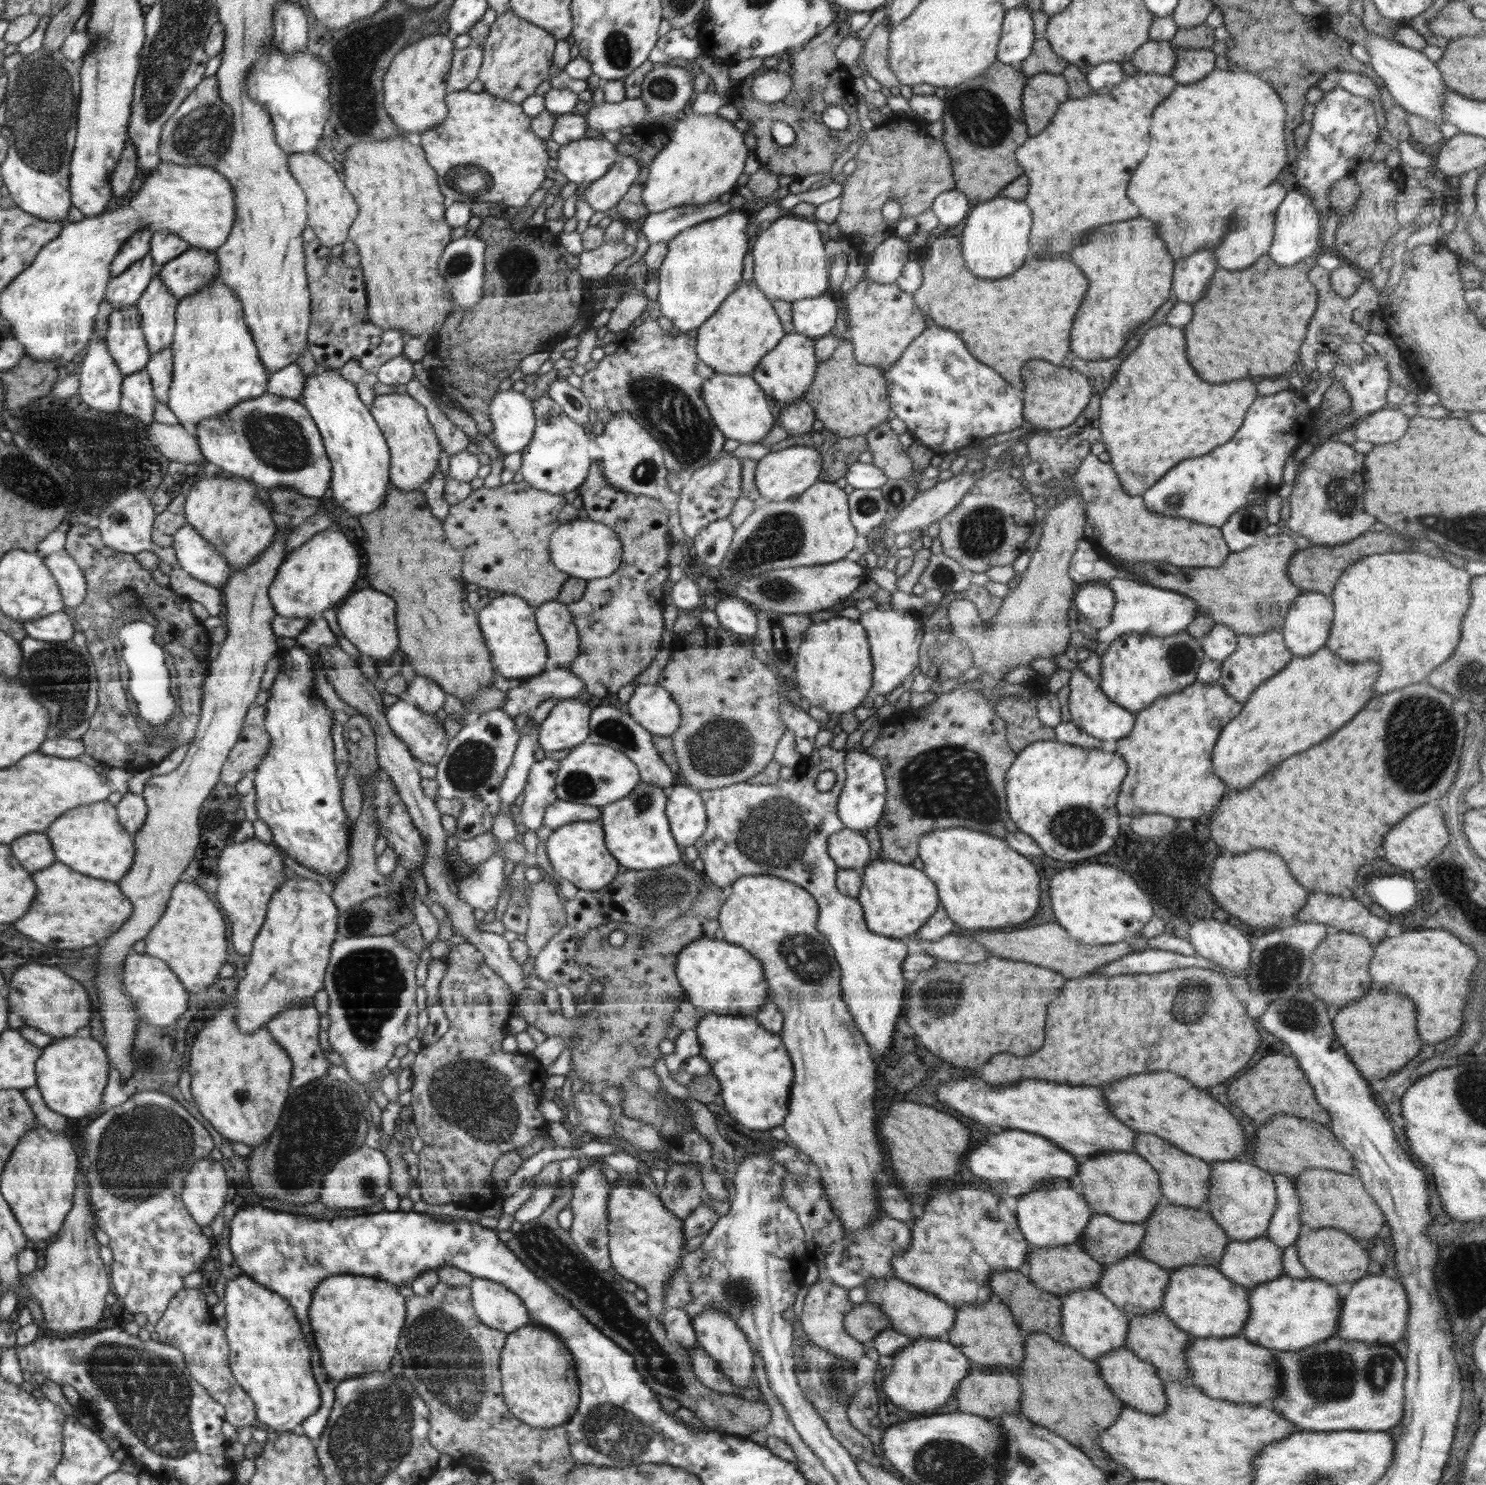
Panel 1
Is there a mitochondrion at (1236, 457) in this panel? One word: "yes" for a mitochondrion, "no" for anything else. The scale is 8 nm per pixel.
no

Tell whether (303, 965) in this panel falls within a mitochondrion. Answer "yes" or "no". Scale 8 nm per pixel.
no

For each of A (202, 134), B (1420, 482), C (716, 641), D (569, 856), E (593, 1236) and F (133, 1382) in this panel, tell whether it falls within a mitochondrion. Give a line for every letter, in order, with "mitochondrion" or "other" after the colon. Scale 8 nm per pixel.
A: mitochondrion
B: other
C: other
D: other
E: mitochondrion
F: mitochondrion

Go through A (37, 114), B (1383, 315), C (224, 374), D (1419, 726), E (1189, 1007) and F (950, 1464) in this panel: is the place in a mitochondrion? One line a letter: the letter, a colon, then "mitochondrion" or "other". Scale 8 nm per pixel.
A: mitochondrion
B: other
C: other
D: mitochondrion
E: mitochondrion
F: mitochondrion

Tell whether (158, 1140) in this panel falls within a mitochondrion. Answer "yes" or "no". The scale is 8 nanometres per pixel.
yes

